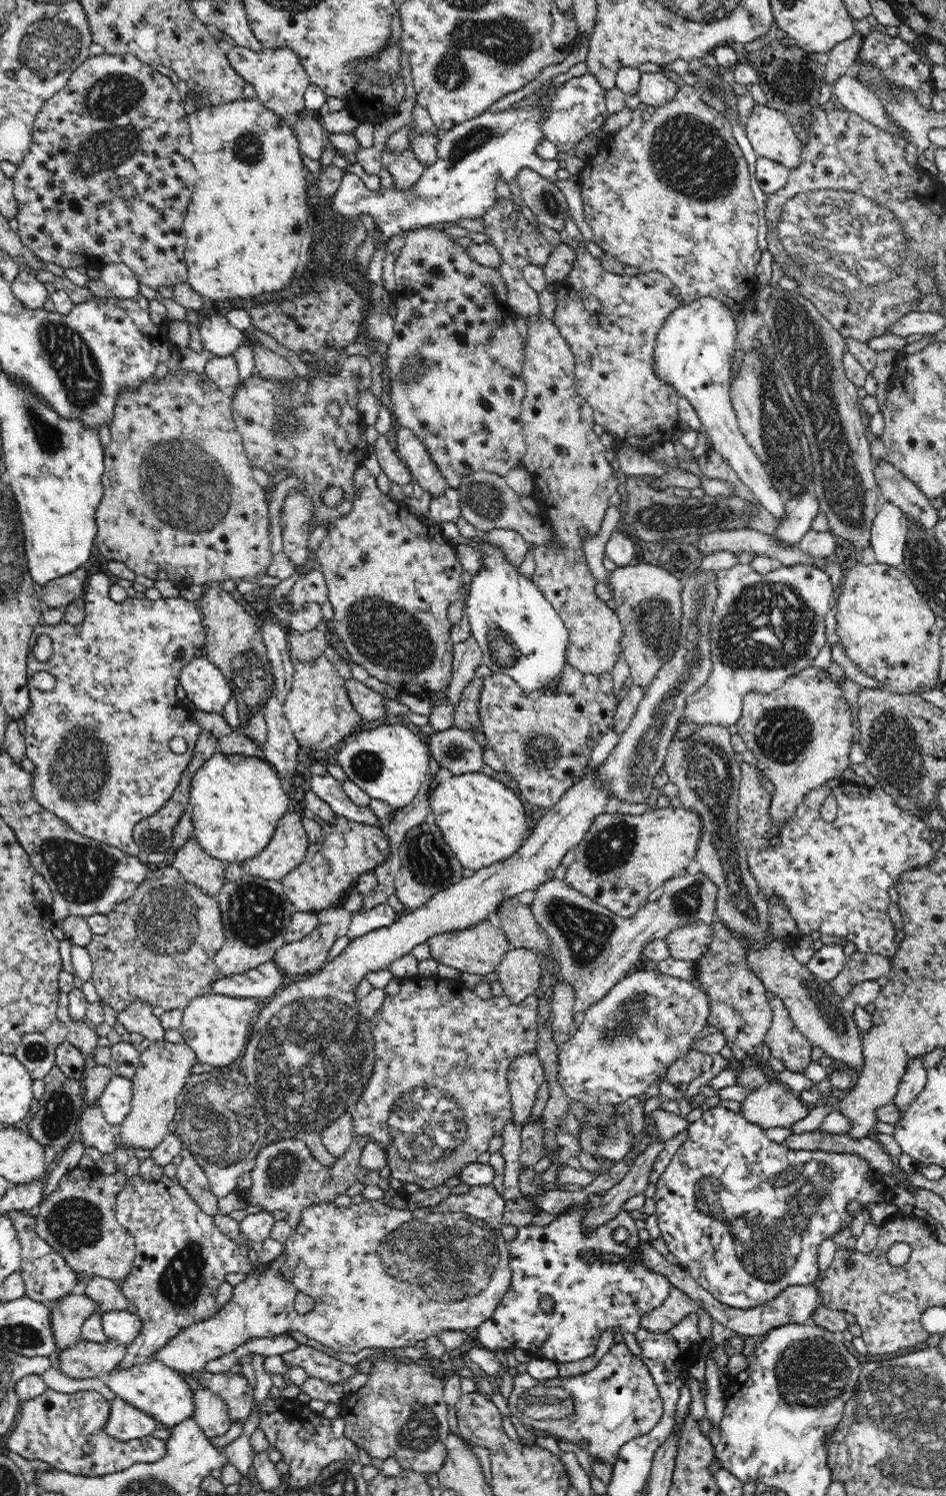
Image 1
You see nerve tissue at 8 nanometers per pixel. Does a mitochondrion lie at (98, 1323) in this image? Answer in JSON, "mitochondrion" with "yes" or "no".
{"mitochondrion":"no"}

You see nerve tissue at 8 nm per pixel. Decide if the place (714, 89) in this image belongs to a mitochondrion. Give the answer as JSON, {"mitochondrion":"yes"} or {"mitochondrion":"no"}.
{"mitochondrion":"yes"}

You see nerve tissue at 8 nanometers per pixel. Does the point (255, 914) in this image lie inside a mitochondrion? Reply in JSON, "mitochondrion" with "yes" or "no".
{"mitochondrion":"yes"}

